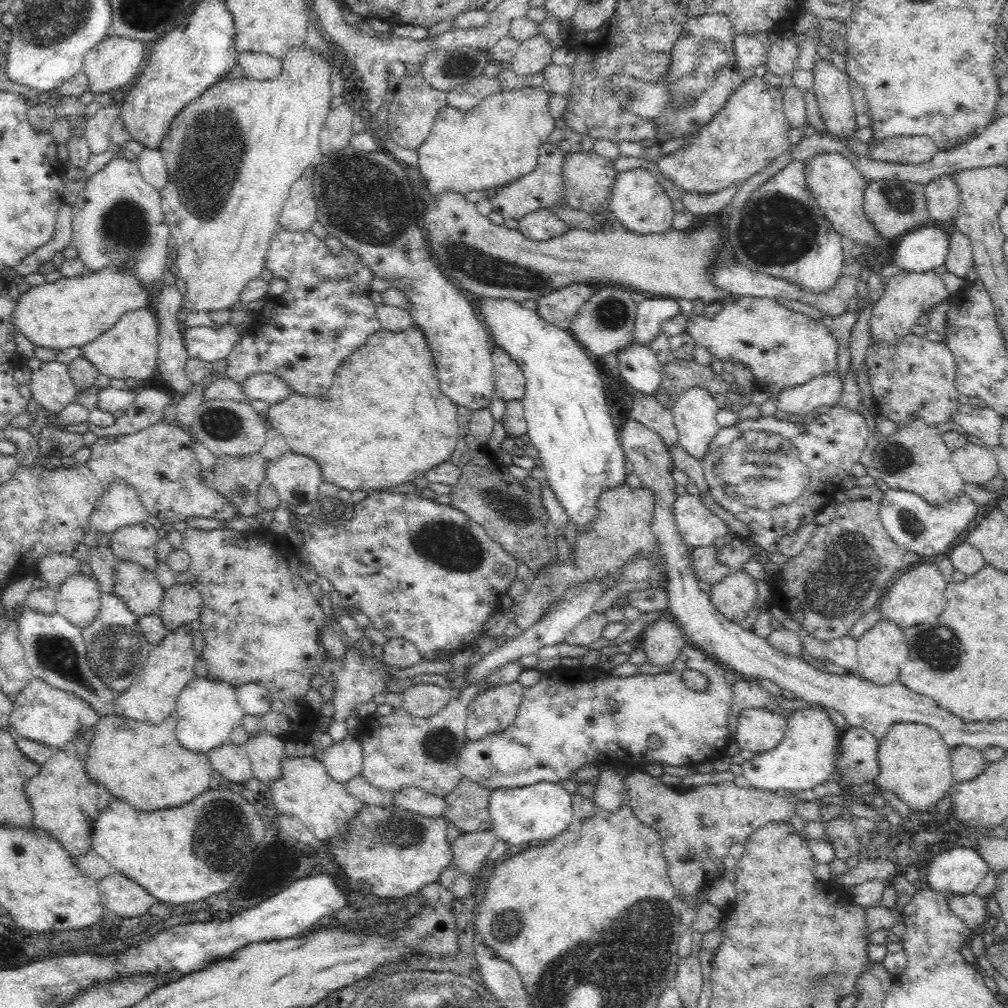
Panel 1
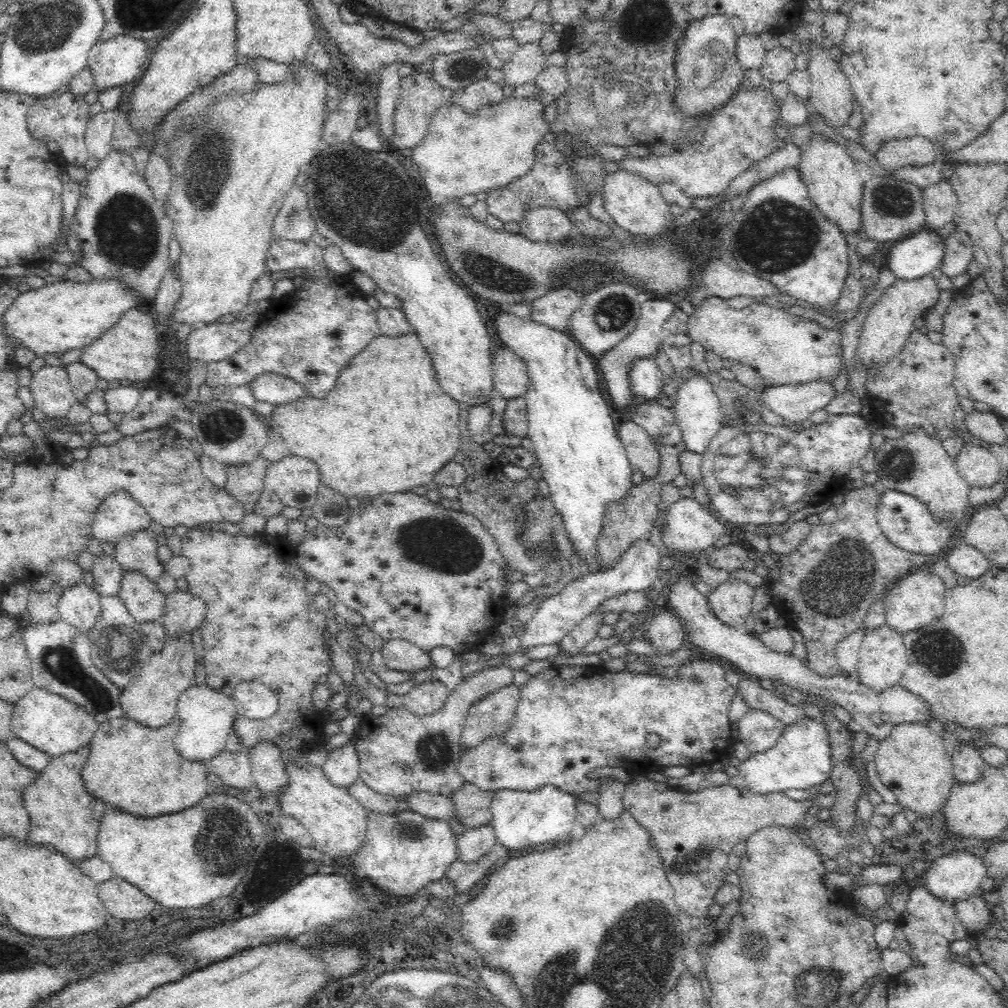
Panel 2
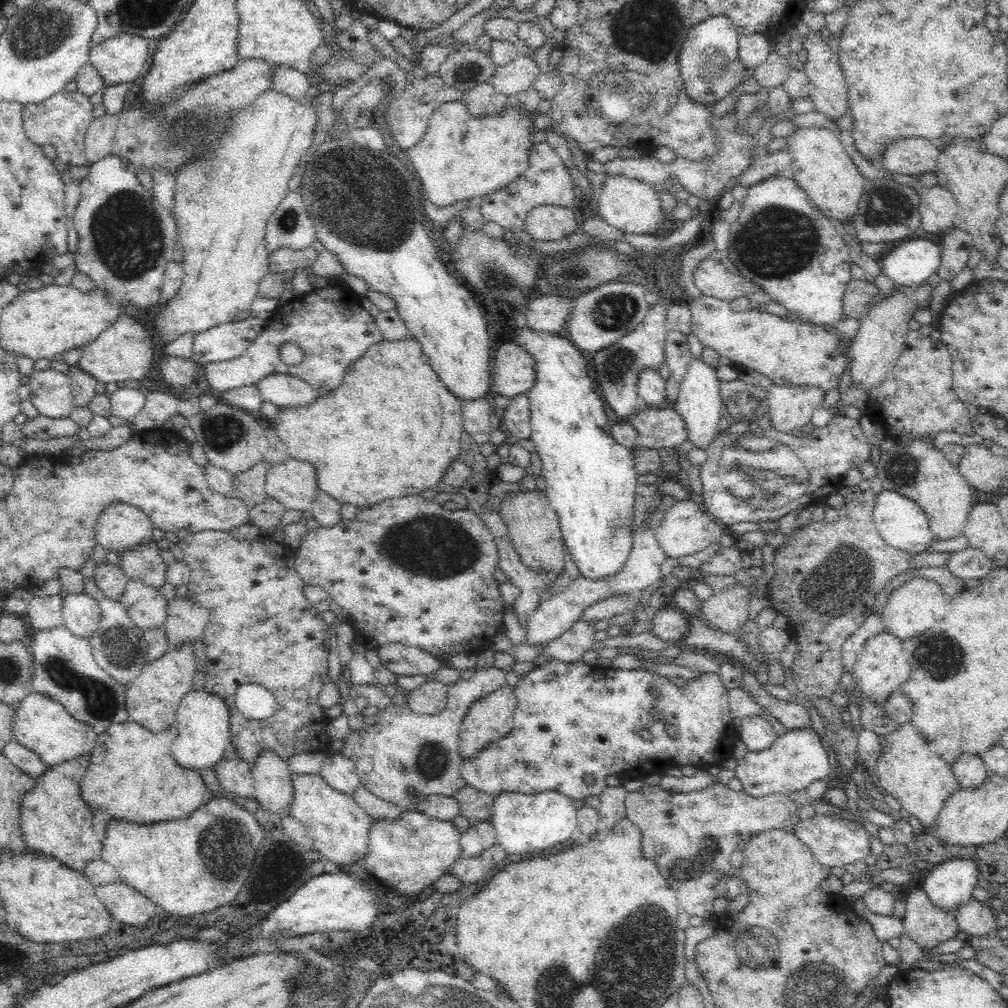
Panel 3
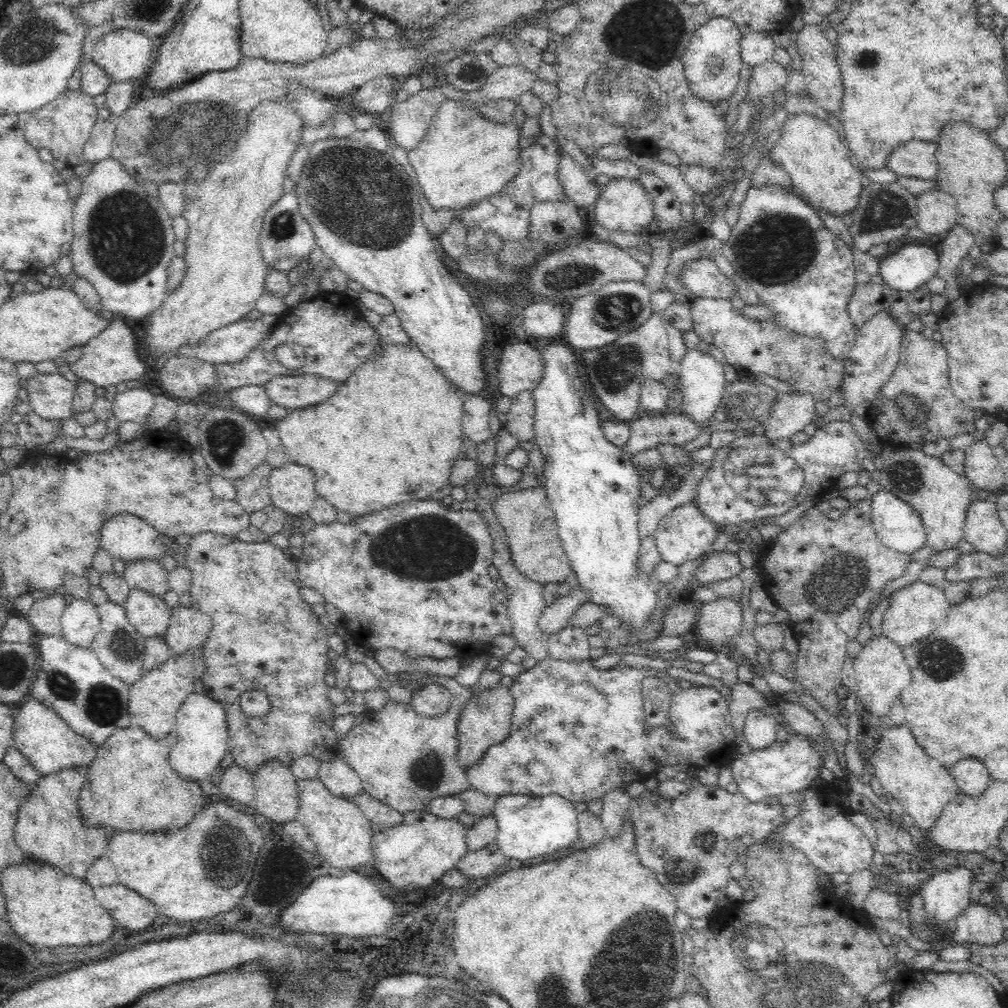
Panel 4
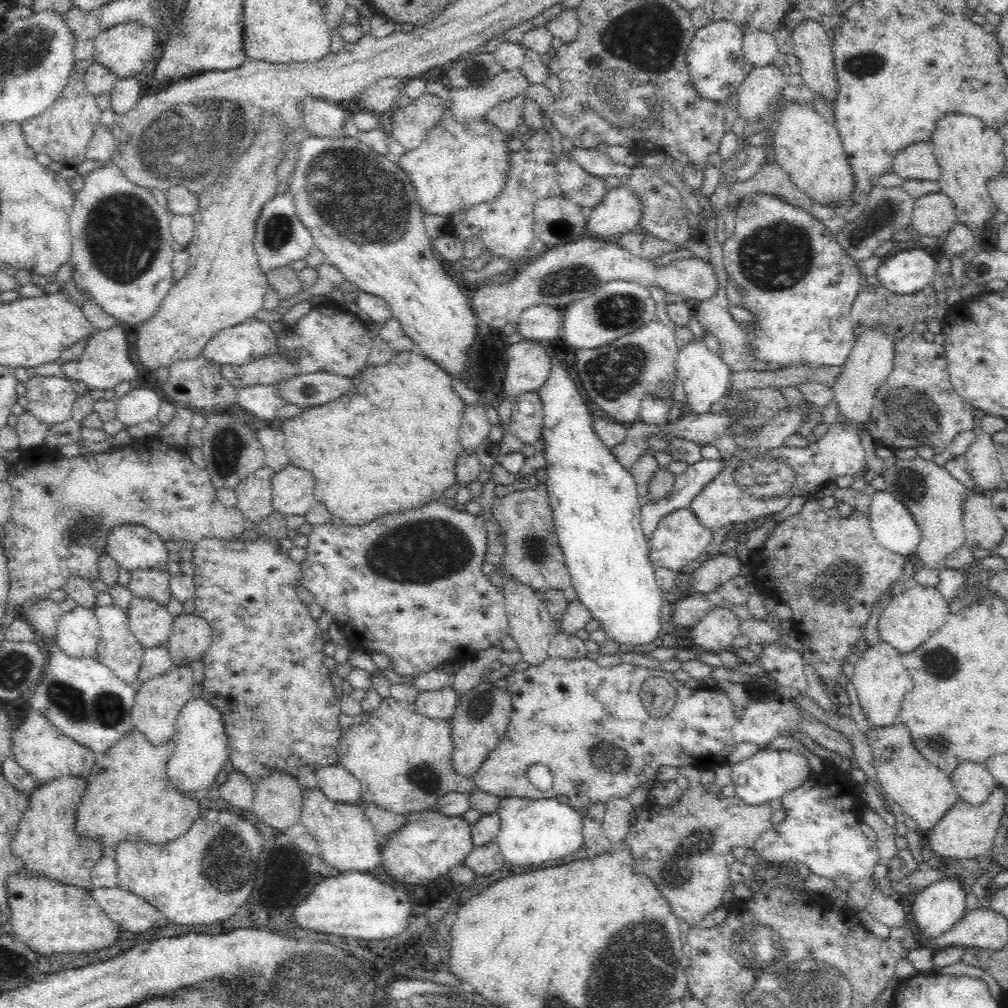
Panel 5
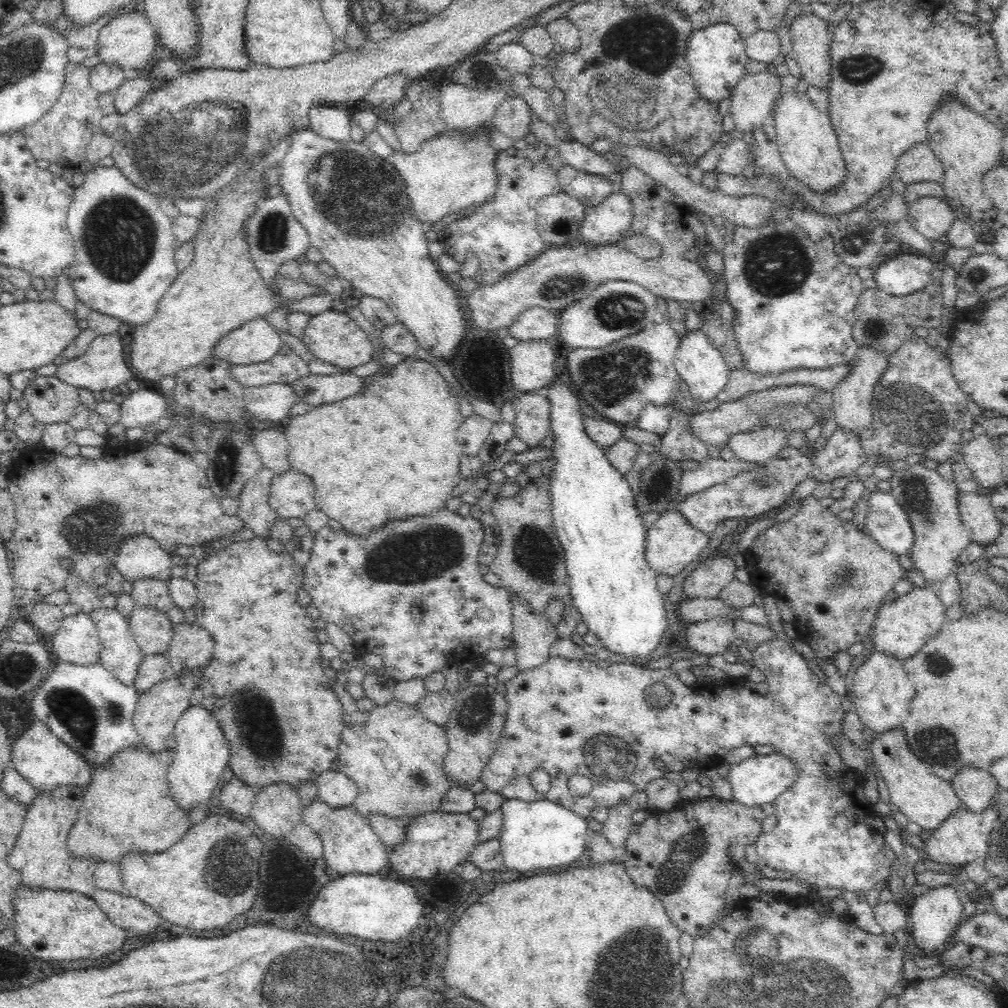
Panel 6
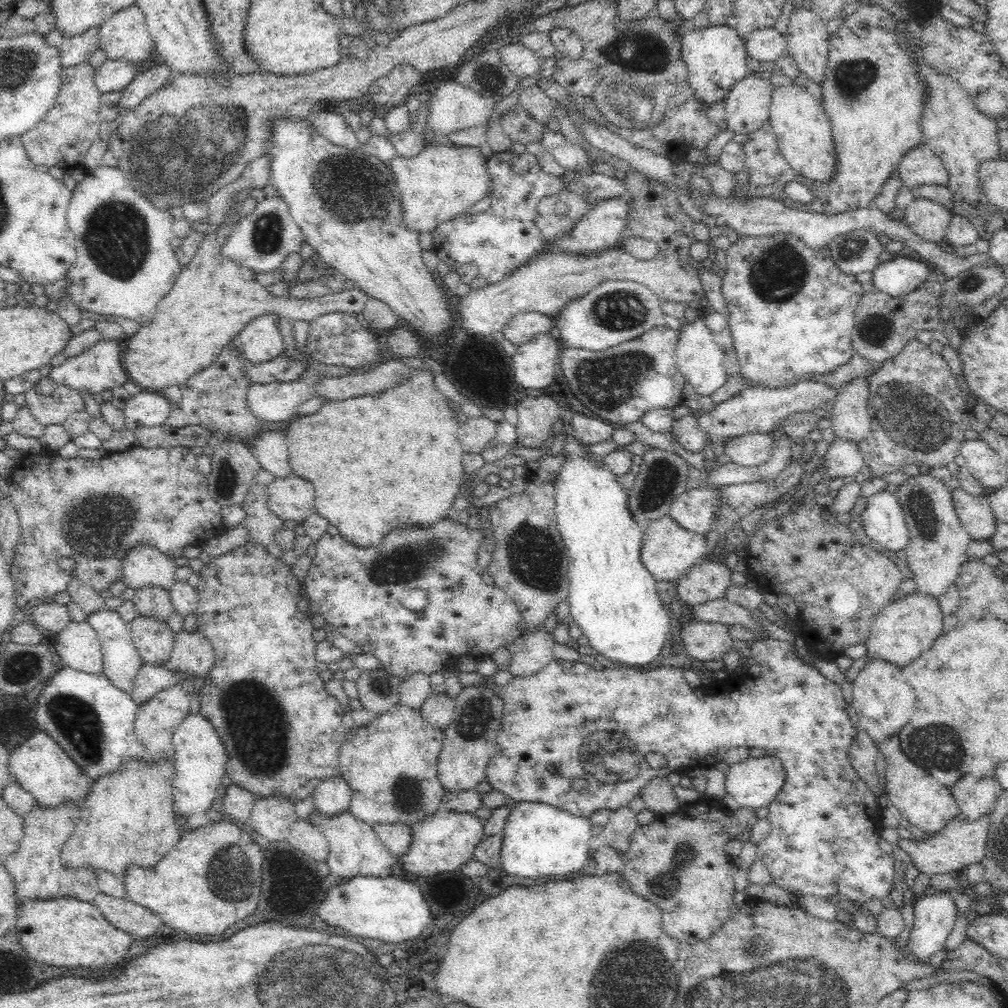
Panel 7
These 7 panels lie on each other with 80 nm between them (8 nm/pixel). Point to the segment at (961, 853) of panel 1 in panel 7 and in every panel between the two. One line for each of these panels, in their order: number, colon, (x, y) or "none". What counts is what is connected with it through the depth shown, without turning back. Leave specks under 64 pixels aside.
2: (955, 877)
3: (949, 885)
4: (946, 893)
5: (937, 907)
6: (936, 914)
7: (934, 915)

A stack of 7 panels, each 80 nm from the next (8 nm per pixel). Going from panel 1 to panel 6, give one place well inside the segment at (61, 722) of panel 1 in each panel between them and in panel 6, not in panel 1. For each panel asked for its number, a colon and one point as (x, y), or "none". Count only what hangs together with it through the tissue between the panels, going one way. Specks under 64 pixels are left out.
2: (55, 725)
3: (41, 724)
4: (48, 743)
5: (41, 749)
6: (46, 762)

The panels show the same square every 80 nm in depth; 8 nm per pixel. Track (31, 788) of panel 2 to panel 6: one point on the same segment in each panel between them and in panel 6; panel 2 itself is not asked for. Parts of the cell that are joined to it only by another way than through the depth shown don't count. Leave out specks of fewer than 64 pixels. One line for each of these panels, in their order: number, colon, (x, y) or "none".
3: (54, 819)
4: (49, 828)
5: (46, 843)
6: (40, 853)

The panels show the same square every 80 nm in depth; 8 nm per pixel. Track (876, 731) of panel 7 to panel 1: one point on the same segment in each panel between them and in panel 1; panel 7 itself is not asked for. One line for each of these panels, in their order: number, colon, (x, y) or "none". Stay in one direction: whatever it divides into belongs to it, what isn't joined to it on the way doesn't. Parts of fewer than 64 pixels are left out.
1: (881, 650)
2: (883, 660)
3: (881, 668)
4: (881, 672)
5: (881, 680)
6: (882, 688)

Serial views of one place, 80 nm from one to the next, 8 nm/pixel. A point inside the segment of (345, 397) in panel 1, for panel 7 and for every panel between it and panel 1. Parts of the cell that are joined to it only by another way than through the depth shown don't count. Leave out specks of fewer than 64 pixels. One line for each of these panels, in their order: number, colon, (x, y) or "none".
2: (398, 427)
3: (391, 429)
4: (392, 432)
5: (391, 444)
6: (391, 452)
7: (379, 461)

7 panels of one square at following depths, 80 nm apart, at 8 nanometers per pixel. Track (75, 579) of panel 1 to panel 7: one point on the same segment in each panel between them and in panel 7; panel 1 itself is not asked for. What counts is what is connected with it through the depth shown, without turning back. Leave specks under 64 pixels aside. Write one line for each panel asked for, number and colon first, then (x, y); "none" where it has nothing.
2: (79, 606)
3: (81, 614)
4: (80, 622)
5: (77, 635)
6: (77, 641)
7: (78, 645)

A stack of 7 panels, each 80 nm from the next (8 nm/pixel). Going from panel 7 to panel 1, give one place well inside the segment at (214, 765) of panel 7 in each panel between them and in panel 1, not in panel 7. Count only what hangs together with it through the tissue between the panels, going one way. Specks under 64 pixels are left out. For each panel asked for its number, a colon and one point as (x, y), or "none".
1: (208, 710)
2: (206, 716)
3: (202, 719)
4: (201, 727)
5: (202, 749)
6: (202, 753)

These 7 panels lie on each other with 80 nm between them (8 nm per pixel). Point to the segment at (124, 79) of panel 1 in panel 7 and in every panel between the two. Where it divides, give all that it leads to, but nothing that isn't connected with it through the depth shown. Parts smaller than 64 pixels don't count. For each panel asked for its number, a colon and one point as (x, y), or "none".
2: (115, 62)
3: (120, 59)
4: (124, 54)
5: (125, 49)
6: (127, 41)
7: (124, 36)

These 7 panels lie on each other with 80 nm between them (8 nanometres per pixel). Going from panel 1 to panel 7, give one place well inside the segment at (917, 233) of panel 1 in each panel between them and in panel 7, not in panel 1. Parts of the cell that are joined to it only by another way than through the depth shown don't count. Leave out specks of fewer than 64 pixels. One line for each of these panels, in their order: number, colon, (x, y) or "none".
2: (914, 256)
3: (912, 262)
4: (909, 268)
5: (907, 271)
6: (906, 273)
7: (899, 276)

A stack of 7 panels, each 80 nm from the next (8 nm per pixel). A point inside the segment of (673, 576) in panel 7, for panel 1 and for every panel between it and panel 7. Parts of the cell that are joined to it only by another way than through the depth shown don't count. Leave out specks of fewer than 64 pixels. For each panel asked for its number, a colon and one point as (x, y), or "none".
1: (697, 525)
2: (690, 527)
3: (686, 529)
4: (684, 534)
5: (679, 538)
6: (672, 543)

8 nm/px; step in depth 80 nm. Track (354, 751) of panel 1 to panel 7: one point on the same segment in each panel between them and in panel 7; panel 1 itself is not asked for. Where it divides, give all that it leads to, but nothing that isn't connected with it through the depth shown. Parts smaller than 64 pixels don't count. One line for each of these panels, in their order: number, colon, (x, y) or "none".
2: (341, 768)
3: (340, 773)
4: (339, 778)
5: (334, 781)
6: (333, 787)
7: (331, 796)

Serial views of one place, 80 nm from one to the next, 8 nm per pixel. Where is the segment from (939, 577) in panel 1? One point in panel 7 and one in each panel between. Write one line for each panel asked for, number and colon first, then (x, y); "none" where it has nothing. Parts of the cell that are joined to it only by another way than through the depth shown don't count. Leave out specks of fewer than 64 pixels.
2: (917, 599)
3: (913, 607)
4: (914, 612)
5: (910, 618)
6: (902, 627)
7: (902, 630)

